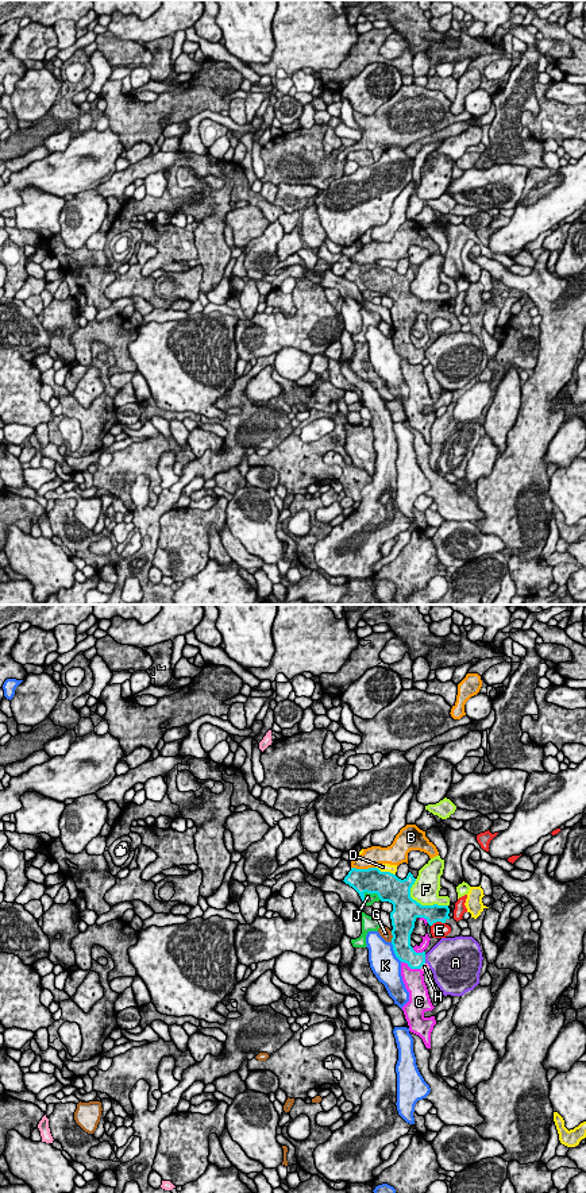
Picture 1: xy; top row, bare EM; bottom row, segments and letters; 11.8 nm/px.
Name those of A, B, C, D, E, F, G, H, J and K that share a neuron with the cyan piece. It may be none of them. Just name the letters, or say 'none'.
J

